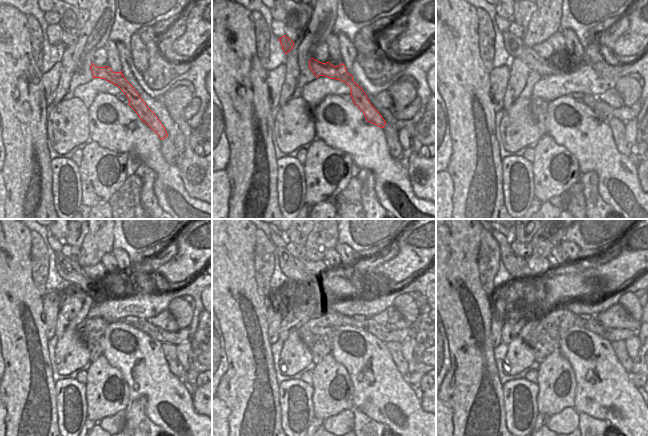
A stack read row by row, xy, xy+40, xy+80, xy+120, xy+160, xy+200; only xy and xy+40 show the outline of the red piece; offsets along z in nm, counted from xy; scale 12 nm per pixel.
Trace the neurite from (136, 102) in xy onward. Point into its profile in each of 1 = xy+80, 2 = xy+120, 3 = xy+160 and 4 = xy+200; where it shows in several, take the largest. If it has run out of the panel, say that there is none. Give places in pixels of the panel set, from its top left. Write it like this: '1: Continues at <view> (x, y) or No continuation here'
1: Continues at xy+80 (515, 46)
2: Continues at xy+120 (71, 272)
3: Continues at xy+160 (293, 268)
4: Continues at xy+200 (514, 264).

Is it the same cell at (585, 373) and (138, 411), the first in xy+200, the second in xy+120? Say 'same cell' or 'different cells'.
different cells

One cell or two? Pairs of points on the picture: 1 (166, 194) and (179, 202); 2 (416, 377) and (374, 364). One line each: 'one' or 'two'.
1: one
2: two

